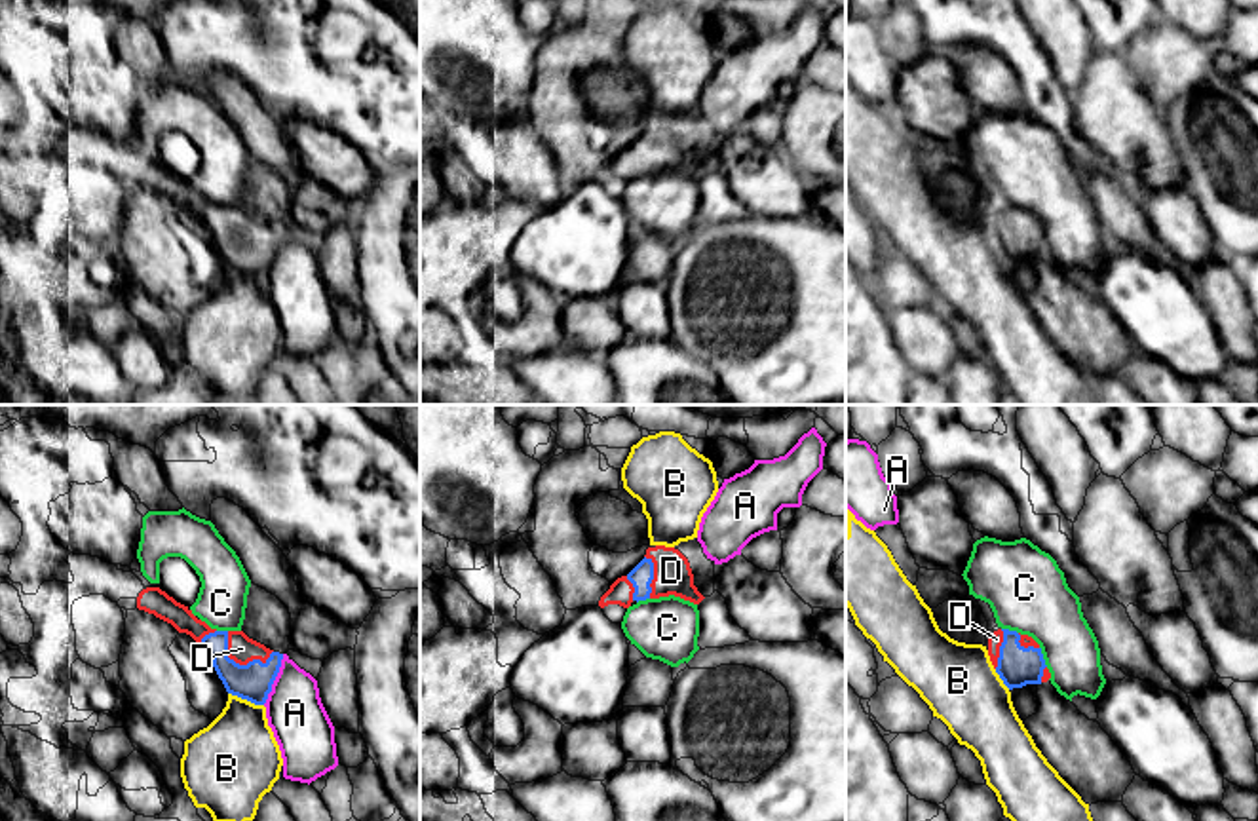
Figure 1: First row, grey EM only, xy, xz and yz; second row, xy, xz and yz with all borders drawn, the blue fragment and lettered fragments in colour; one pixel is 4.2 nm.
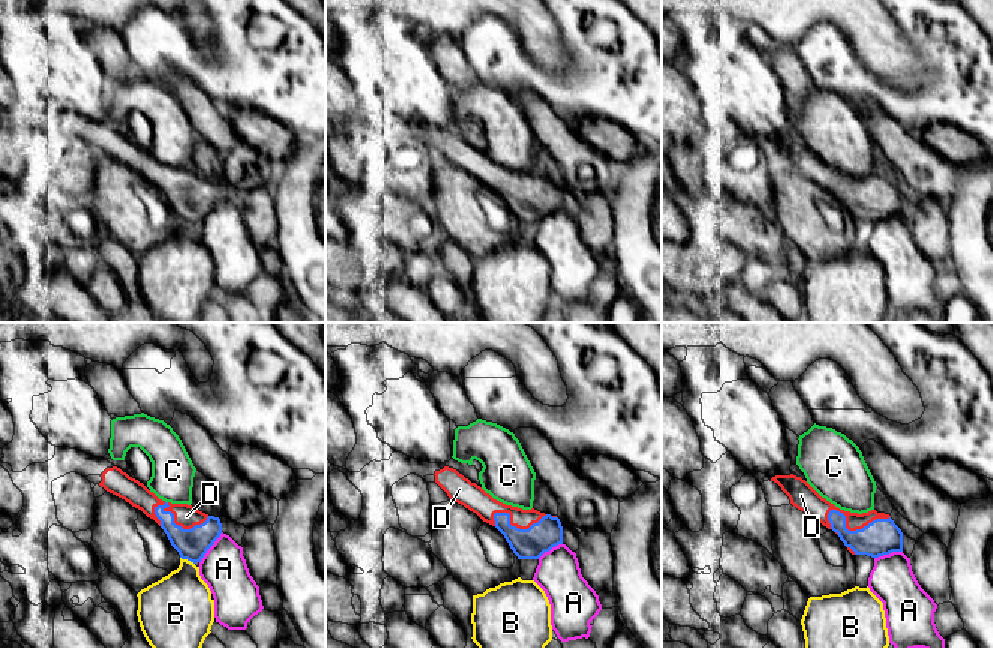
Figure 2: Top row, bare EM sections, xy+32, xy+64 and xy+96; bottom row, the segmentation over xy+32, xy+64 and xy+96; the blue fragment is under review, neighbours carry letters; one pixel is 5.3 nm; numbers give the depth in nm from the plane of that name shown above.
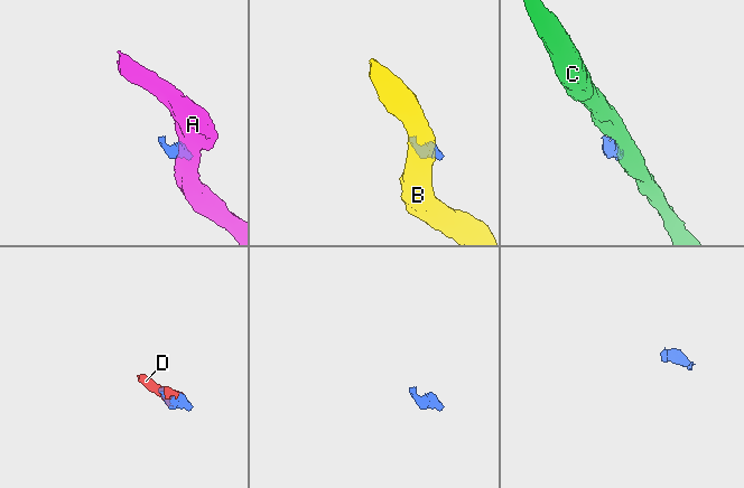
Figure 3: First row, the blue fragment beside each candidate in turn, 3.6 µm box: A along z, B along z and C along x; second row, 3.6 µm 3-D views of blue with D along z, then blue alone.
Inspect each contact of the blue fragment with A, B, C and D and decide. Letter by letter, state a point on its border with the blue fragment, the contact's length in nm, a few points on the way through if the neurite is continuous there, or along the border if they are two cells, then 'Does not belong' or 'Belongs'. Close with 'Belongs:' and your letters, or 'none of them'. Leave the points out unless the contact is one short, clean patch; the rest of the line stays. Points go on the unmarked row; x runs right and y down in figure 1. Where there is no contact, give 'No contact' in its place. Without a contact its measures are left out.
A: Touches blue at xy (274, 253). Shared border 240 nm. Boundary: xy (284, 229), (272, 265), (263, 278). Does not belong
B: Touches blue at xy (246, 272). Shared border 160 nm. Boundary: xy (228, 267), (263, 280). Does not belong
C: Touches blue at yz (1042, 230). Shared border 90 nm. Does not belong
D: Touches blue at xy (238, 238). Shared border 220 nm. Path across: xy (253, 255), (238, 238), (242, 223). Belongs
Belongs: D

